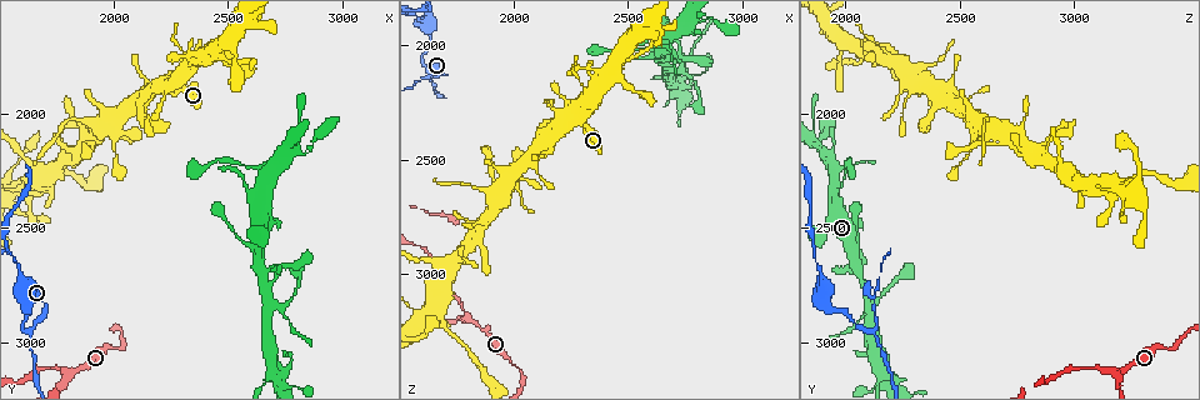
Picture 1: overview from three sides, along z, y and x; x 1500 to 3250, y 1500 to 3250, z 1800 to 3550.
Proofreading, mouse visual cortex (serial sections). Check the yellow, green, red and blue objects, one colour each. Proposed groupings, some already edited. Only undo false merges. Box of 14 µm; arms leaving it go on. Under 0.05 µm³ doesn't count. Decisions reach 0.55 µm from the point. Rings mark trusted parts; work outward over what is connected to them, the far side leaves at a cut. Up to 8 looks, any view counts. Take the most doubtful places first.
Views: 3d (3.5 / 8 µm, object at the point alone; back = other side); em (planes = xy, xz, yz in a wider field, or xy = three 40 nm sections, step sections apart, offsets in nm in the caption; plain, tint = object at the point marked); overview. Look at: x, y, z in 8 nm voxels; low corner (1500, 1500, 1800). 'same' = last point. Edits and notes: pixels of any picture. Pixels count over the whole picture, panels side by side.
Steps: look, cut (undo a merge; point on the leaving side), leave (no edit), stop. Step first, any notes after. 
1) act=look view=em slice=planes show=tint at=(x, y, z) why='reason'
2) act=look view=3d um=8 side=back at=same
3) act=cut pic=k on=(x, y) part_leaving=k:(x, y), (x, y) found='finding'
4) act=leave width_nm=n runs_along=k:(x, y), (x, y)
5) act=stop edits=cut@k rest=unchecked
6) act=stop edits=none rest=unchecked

act=look view=3d um=8 at=(1620, 2950, 2120) why='three-way junction'

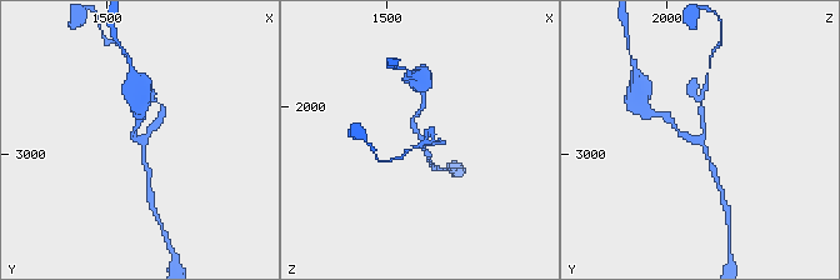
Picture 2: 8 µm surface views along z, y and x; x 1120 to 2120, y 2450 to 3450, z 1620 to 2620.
act=look view=em slice=xy step=3 show=tint at=(1640, 2960, 2120) arms=3 arm_widths_nm=150,150,150

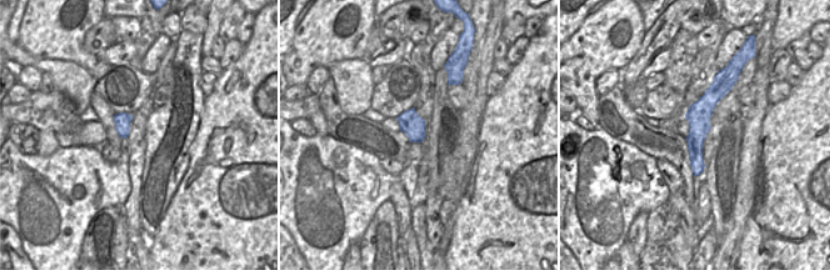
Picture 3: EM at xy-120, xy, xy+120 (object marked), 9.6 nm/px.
act=leave runs_along=3:(721, 84), (699, 113), (696, 171) found='one cell here'

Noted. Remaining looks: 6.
act=look view=3d um=3.5 at=(1830, 3130, 3220)

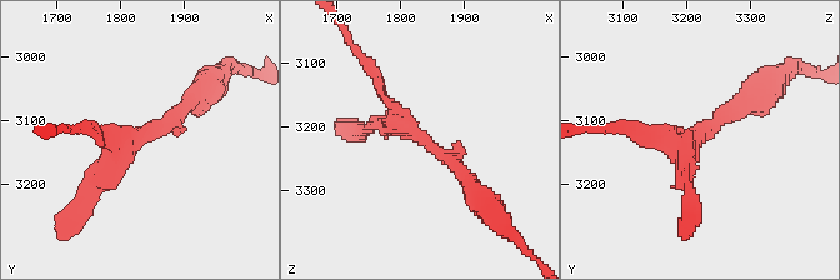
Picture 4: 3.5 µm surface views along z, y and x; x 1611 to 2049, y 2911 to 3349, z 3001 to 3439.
act=look view=em slice=xy step=1 show=tint at=(1830, 3125, 3220) why='now the EM'

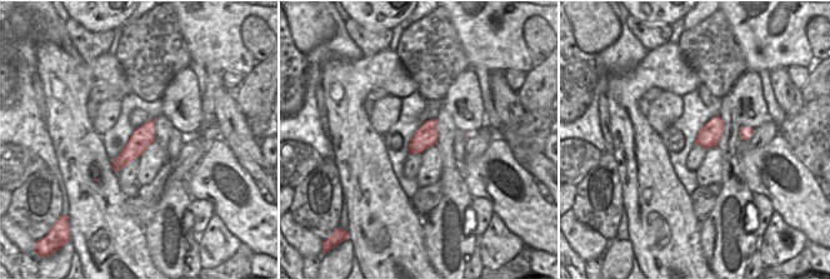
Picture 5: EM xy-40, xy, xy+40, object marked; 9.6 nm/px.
act=look view=em slice=xy step=5 show=tint at=same

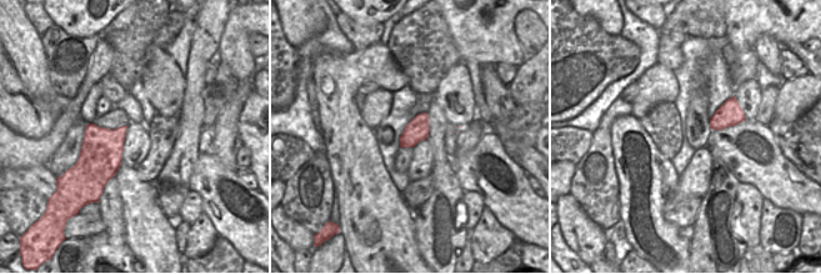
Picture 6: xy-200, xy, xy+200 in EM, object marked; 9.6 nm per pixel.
act=leave arm_widths_nm=150,200,200 found='one cell here'

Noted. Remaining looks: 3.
act=look view=3d um=3.5 at=(2550, 2210, 2020) why='a narrow waist'

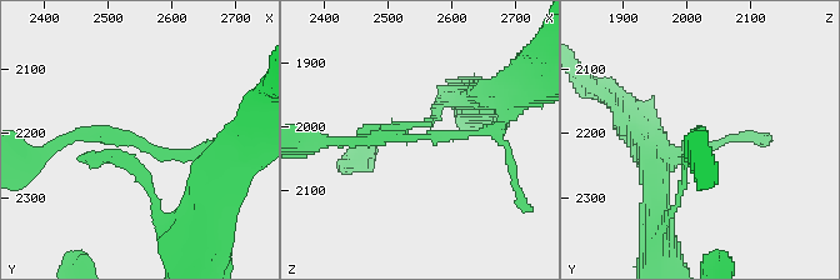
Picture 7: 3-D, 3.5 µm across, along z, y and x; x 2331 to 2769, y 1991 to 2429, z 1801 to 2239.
act=look view=em slice=xy step=1 show=tint at=(2555, 2220, 2010) arm_widths_nm=150,150 why='now the EM'

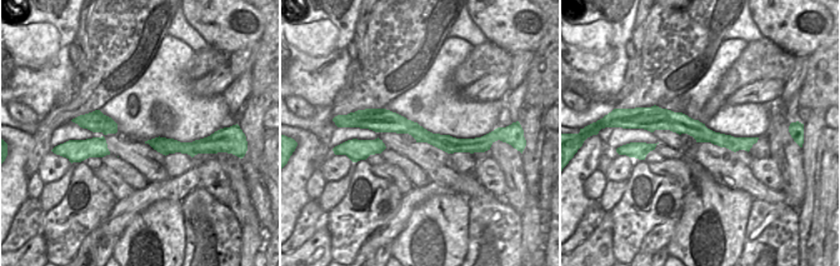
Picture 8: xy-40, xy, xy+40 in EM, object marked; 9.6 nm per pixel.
act=look view=em slice=xy step=3 show=tint at=same why='cut it another way'

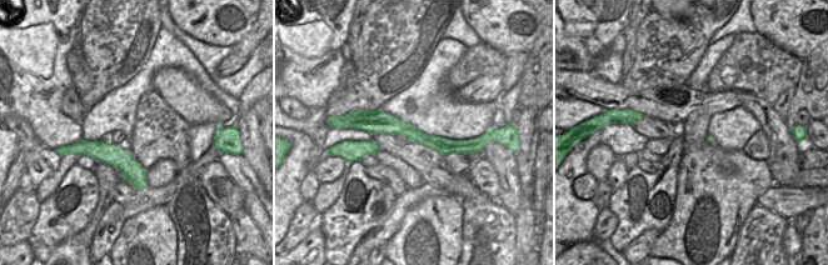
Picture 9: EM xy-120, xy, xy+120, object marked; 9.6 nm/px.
act=leave width_nm=170 runs_along=9:(362, 123), (468, 143) found='all the same cell'

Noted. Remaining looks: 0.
act=stop edits=none rest=unchecked

